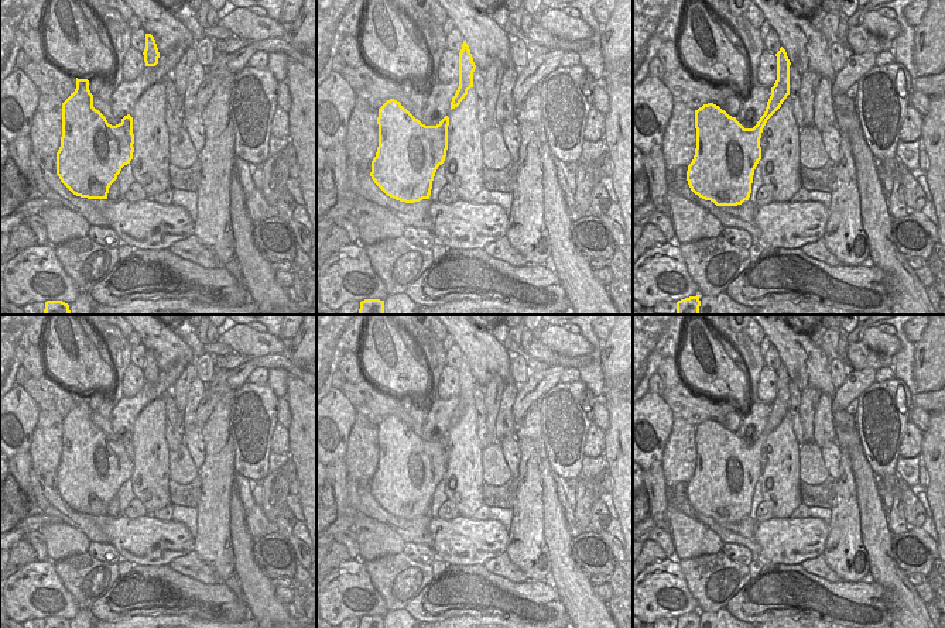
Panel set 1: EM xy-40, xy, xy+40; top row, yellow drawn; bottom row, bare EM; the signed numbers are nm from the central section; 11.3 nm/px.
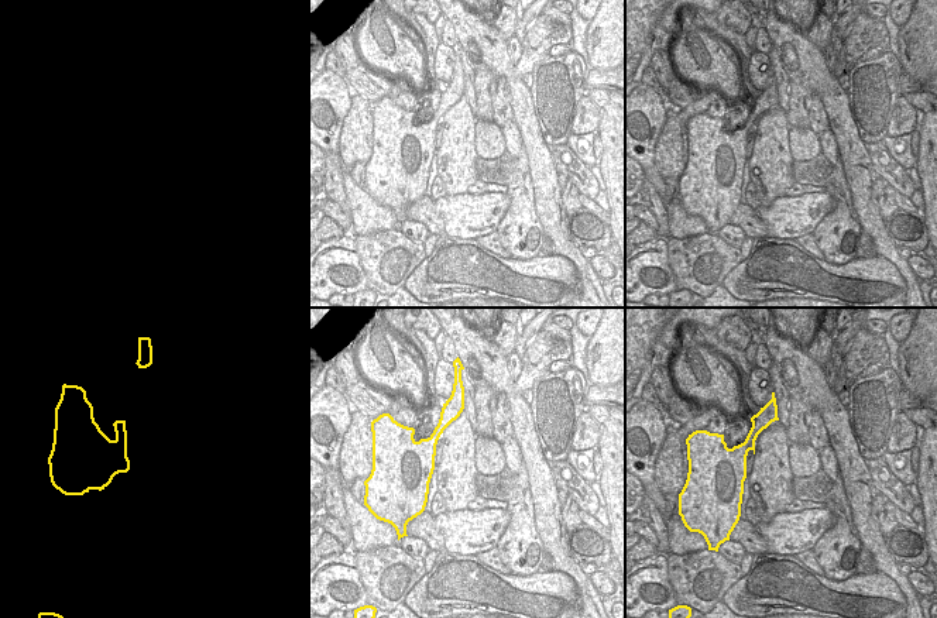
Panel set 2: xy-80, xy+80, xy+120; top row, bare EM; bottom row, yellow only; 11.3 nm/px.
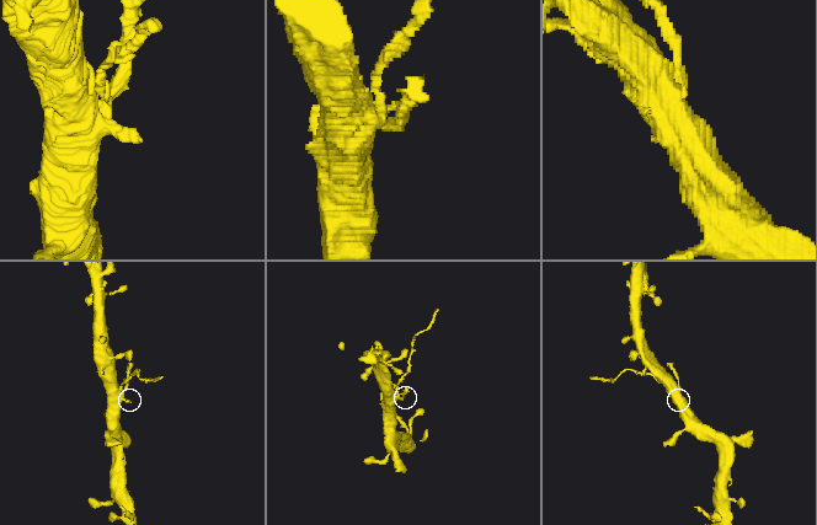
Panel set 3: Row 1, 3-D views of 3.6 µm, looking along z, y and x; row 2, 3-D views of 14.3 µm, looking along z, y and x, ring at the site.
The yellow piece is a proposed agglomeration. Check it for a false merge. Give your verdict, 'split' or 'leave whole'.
split

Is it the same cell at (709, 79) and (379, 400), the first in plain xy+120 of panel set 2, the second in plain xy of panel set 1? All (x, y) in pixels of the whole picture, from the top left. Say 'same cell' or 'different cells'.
different cells

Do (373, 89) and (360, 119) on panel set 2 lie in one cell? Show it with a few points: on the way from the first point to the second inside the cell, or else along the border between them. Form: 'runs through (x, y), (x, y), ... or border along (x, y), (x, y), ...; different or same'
border along (353, 93), (364, 98), (371, 105); different

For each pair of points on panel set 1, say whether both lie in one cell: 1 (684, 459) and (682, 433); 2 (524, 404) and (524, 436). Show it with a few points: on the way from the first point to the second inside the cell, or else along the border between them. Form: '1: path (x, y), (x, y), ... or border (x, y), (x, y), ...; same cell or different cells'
1: path (682, 453), (682, 439); same cell
2: border (541, 395), (531, 404), (517, 425); different cells

